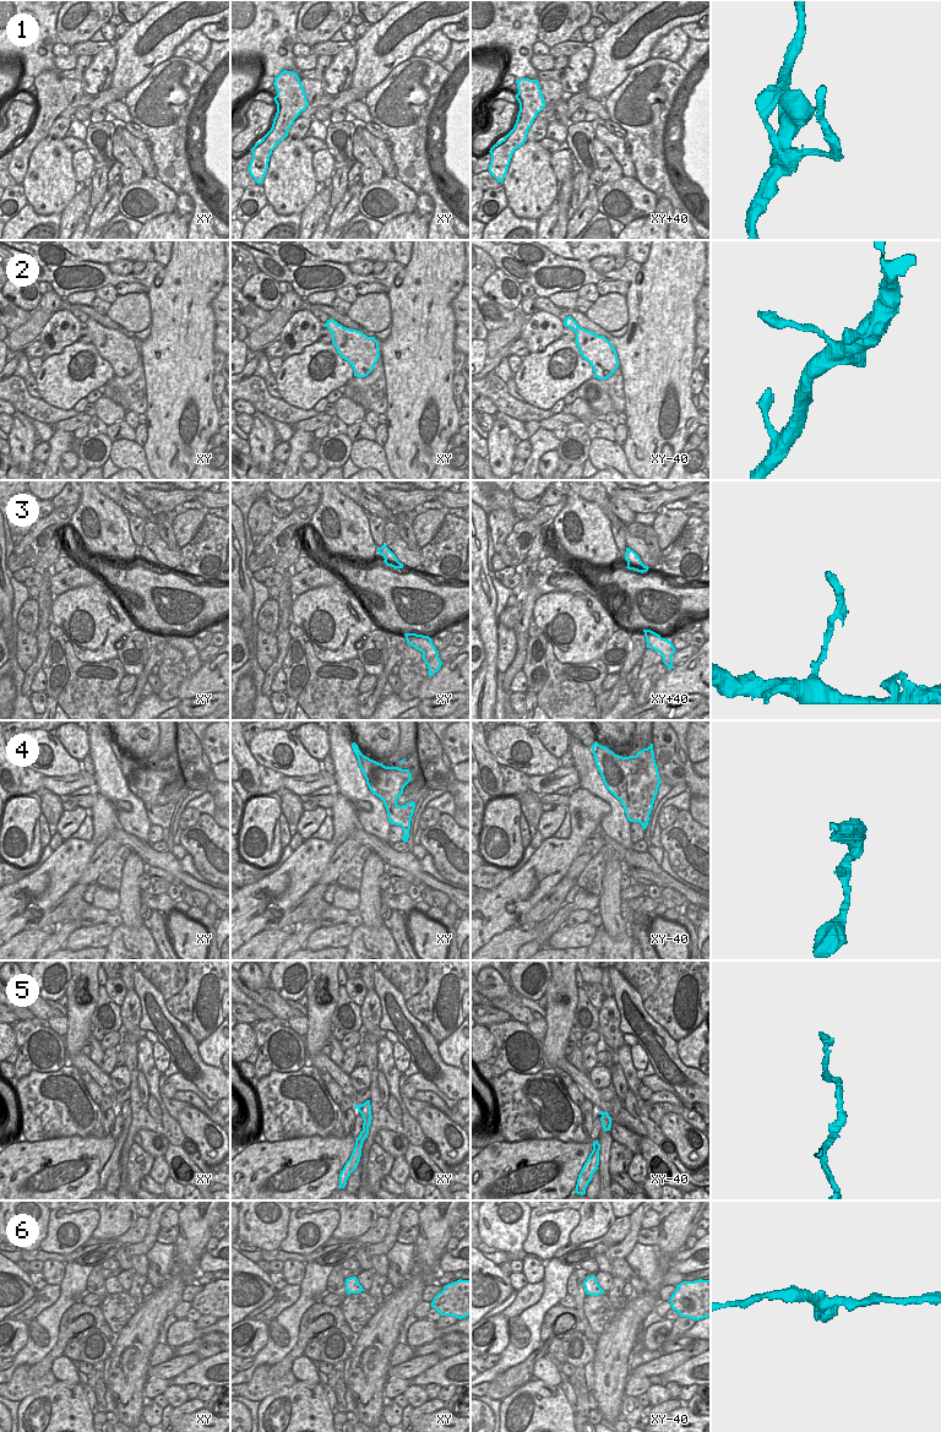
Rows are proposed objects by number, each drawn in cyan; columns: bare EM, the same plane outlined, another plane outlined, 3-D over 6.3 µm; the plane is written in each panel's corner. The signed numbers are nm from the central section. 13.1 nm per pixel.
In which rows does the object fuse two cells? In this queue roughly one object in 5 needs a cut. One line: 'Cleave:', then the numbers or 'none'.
Cleave: 3

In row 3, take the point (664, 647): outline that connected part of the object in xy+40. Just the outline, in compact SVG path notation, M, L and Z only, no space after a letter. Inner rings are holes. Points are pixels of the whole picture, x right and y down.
M658 635L657 637L649 638L646 642L647 642L647 648L652 648L662 654L663 663L668 666L668 670L674 668L673 654L675 653L676 649L674 648L671 641L662 638L660 635Z

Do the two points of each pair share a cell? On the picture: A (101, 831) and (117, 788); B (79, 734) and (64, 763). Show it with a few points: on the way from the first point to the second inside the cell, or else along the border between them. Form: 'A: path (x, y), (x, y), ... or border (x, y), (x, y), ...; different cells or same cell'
A: border (97, 791), (130, 805), (117, 811), (121, 828); different cells
B: border (54, 736), (80, 762); different cells

